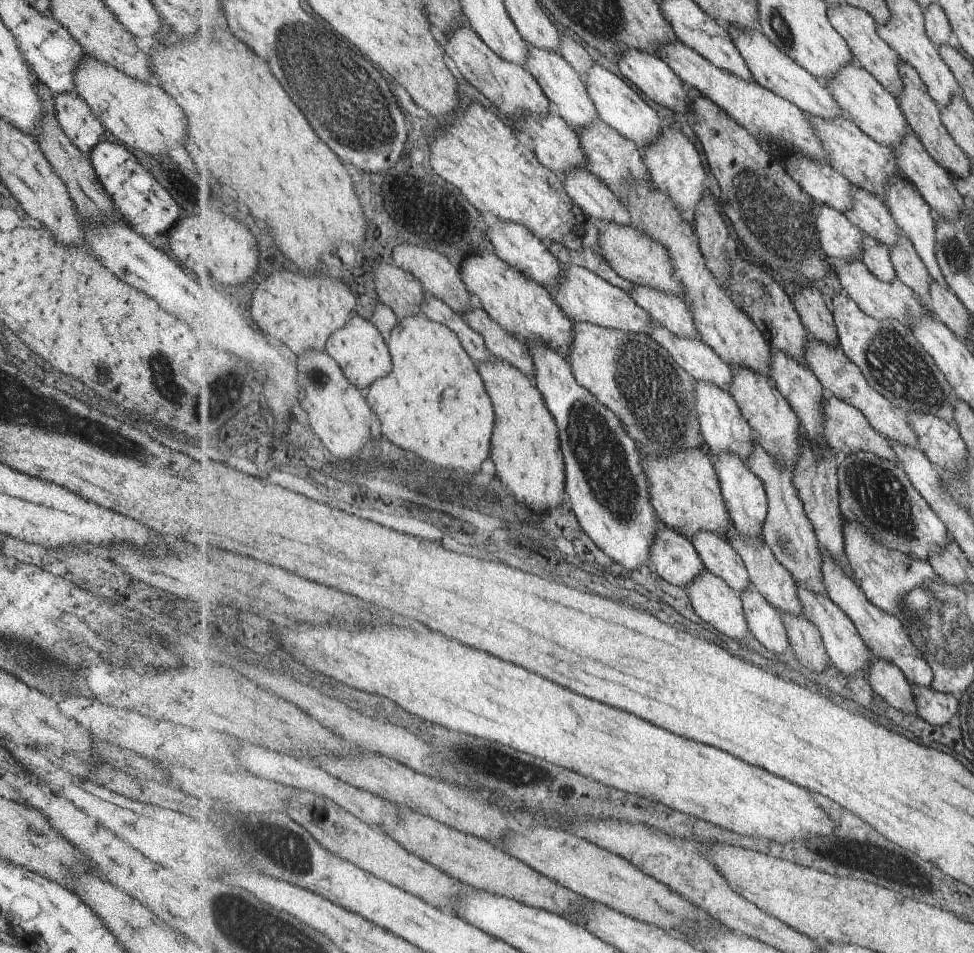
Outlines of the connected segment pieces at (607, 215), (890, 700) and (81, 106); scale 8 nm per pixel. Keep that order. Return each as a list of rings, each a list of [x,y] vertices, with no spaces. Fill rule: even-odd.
[[[586,164],[567,173],[566,187],[574,202],[589,217],[595,220],[607,219],[622,225],[631,224],[630,214],[619,196]]]
[[[874,657],[868,670],[868,678],[874,691],[893,709],[905,714],[917,714],[914,685],[895,663]]]
[[[74,91],[53,95],[54,117],[65,136],[82,152],[89,156],[104,128],[99,119],[90,111],[83,99]]]

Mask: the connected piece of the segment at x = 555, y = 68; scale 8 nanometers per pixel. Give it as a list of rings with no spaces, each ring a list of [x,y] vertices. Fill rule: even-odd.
[[[529,44],[529,54],[524,66],[541,83],[545,94],[550,98],[554,110],[560,114],[571,126],[579,128],[589,125],[591,121],[599,118],[597,107],[590,97],[585,80],[579,71],[562,55],[553,49],[541,48]]]

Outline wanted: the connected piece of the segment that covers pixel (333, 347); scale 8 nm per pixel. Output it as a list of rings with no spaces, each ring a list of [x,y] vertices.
[[[356,314],[351,316],[349,322],[341,330],[331,334],[330,340],[326,342],[325,351],[341,365],[347,378],[359,390],[369,388],[378,378],[389,374],[394,369],[387,339],[371,320]]]

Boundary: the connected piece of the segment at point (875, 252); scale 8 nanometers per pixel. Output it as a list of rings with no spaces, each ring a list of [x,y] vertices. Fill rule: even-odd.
[[[867,233],[862,242],[862,260],[877,278],[887,282],[897,278],[889,247]]]

